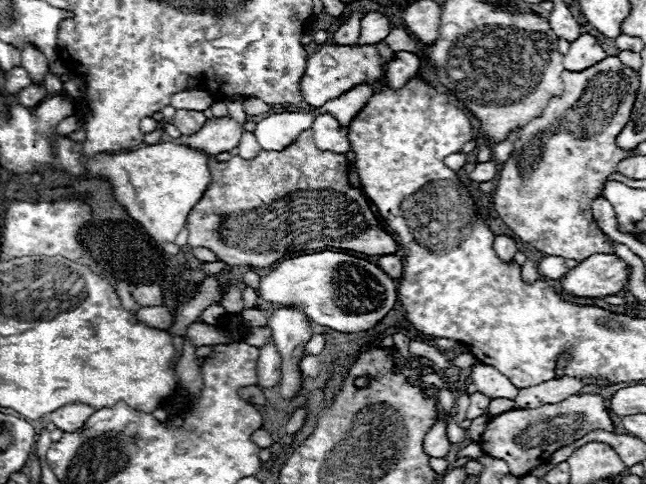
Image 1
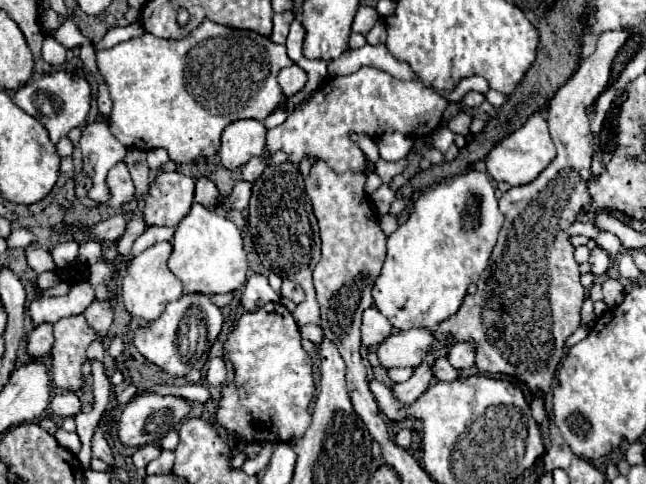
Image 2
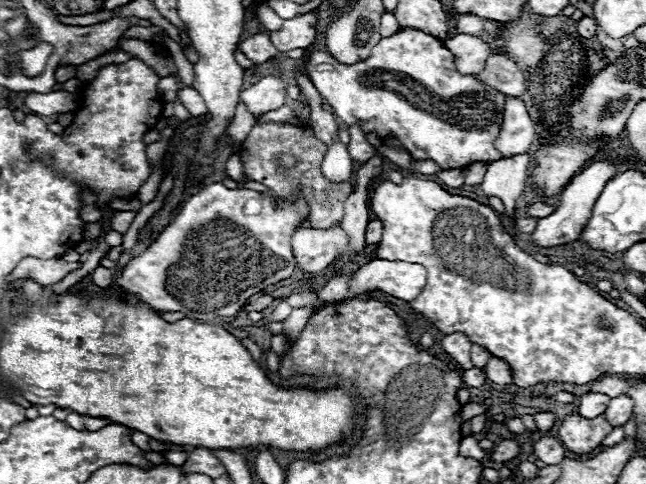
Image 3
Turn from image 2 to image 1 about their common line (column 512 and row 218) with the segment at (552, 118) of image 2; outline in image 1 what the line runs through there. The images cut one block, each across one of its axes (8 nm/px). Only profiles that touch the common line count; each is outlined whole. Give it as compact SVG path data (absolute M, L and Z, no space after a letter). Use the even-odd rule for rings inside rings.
M304 130L288 148L280 152L260 150L260 154L252 160L232 156L226 162L218 162L210 158L208 168L212 174L212 182L186 220L188 246L206 246L230 266L242 264L256 268L268 268L276 260L282 260L284 254L316 248L354 250L368 256L386 256L388 252L396 254L396 240L380 226L374 212L370 210L366 196L358 188L352 188L348 184L348 158L344 154L318 150L312 136L312 130Z

